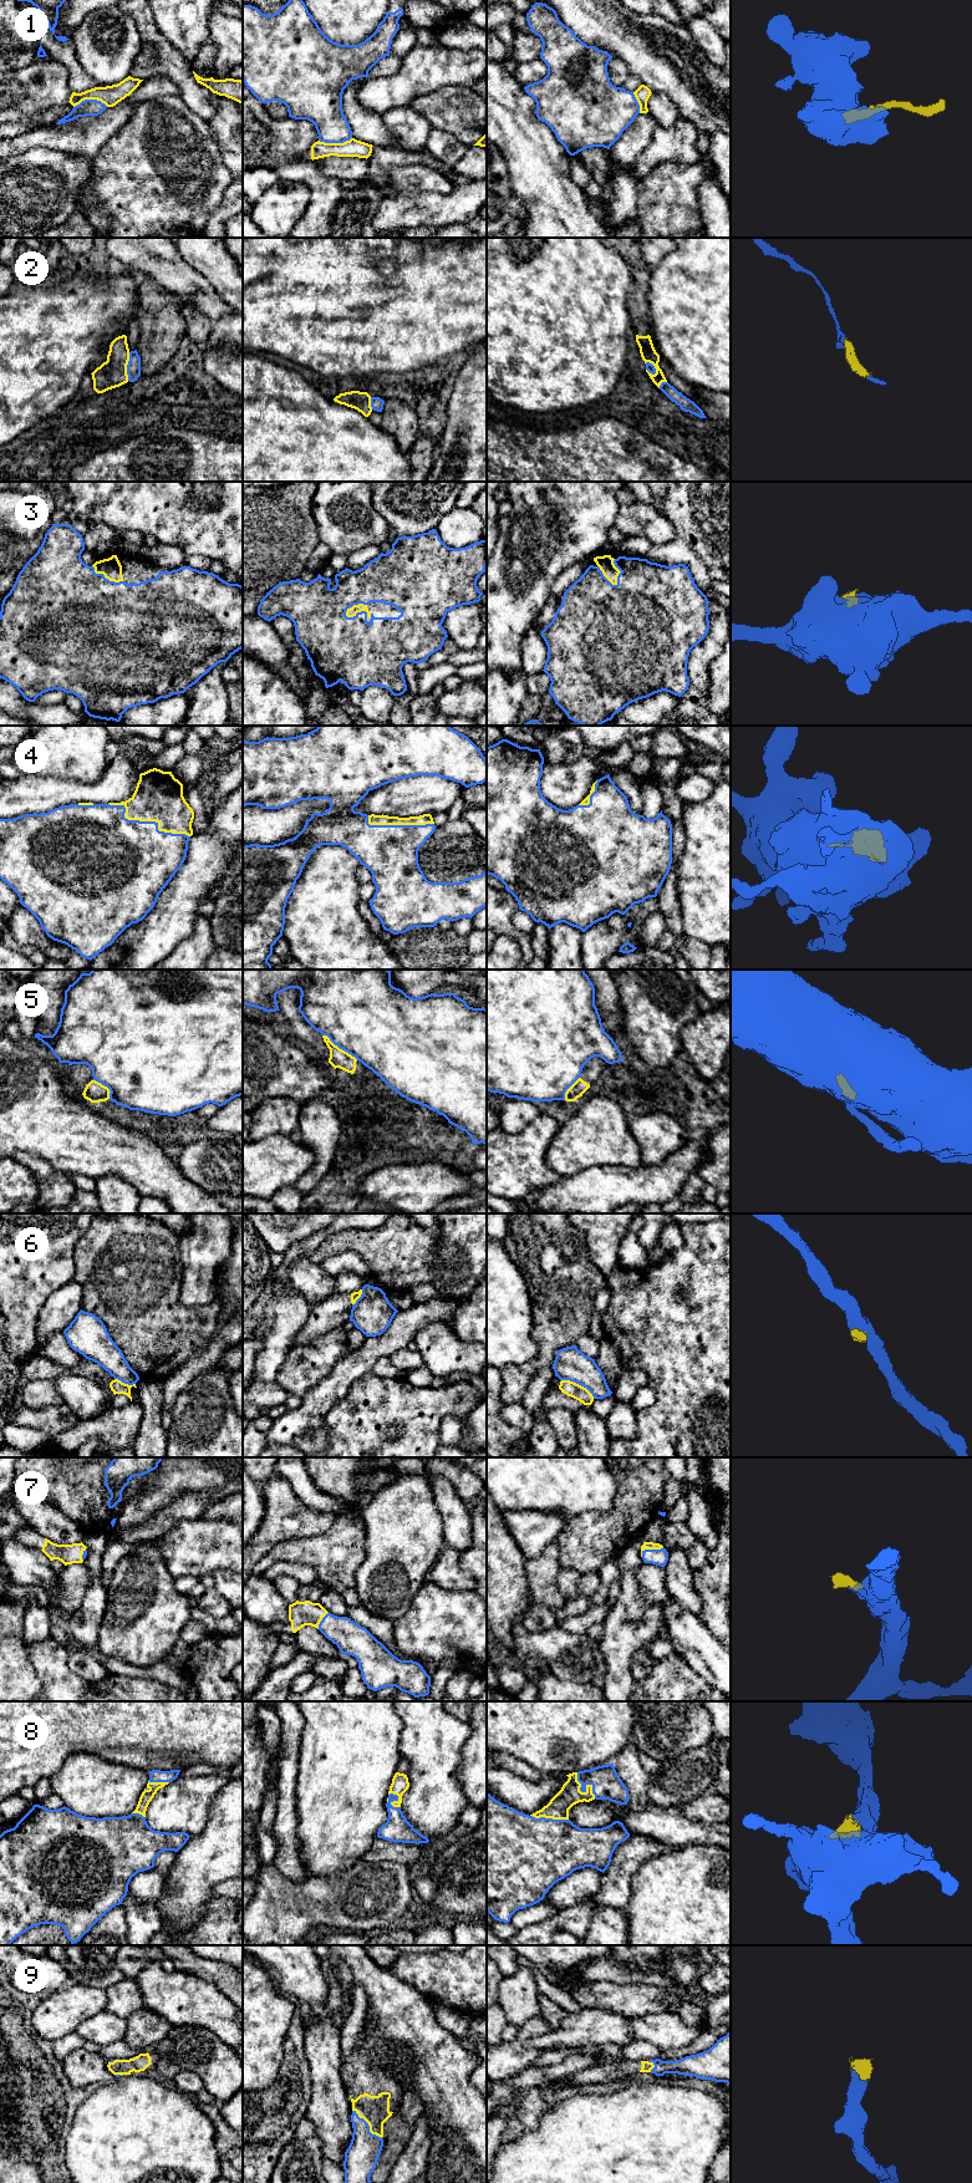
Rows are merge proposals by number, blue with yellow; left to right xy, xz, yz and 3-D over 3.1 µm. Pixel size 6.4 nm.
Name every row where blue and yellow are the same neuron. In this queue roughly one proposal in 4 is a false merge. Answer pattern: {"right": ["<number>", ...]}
{"right": ["3", "4", "7", "8", "9"]}

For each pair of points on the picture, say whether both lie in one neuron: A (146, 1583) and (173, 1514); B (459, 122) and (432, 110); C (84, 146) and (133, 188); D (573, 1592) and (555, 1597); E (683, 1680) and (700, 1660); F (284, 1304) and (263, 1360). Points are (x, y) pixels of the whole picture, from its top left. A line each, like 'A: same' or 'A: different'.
A: different
B: same
C: different
D: different
E: different
F: same

